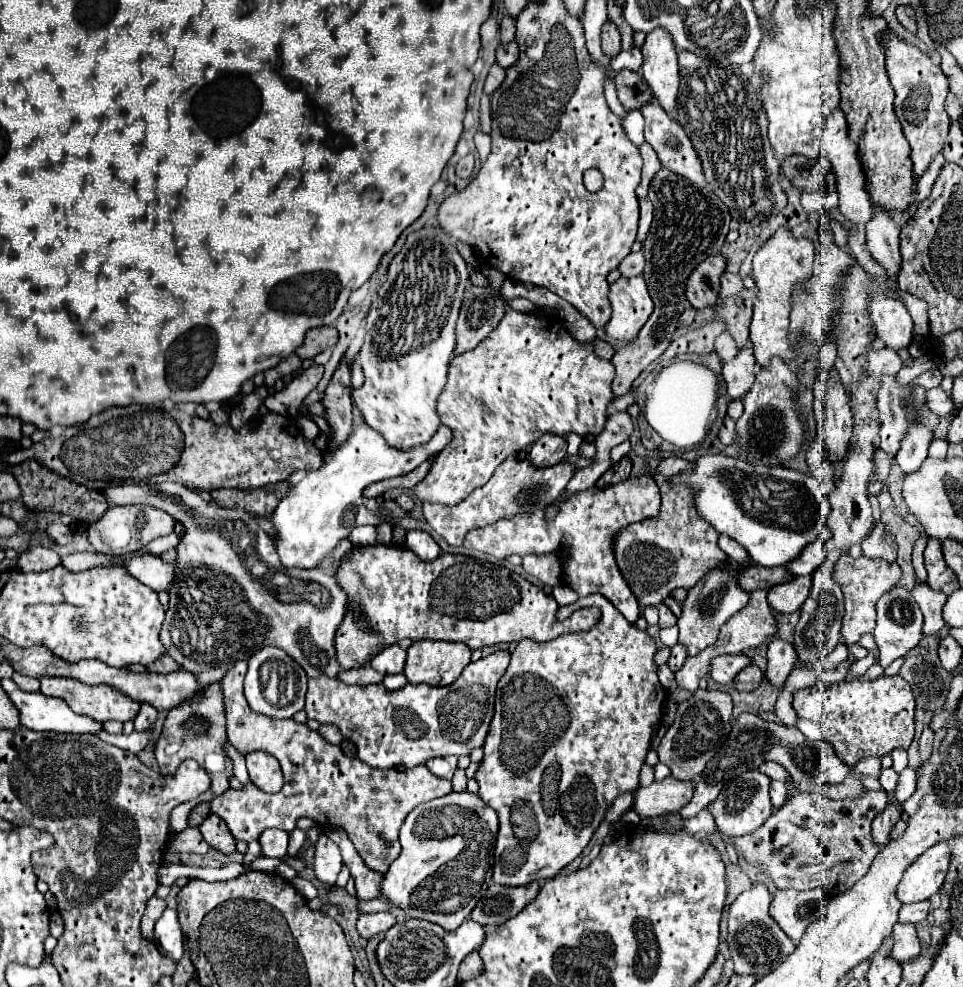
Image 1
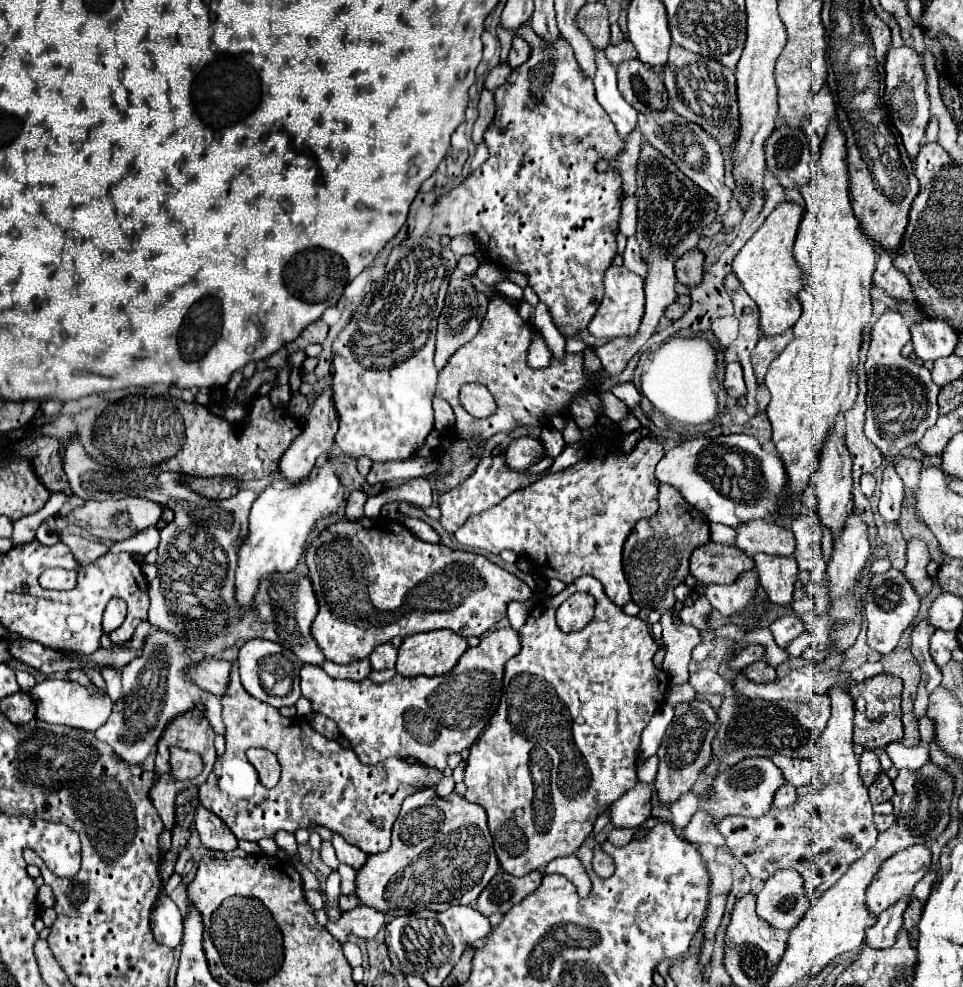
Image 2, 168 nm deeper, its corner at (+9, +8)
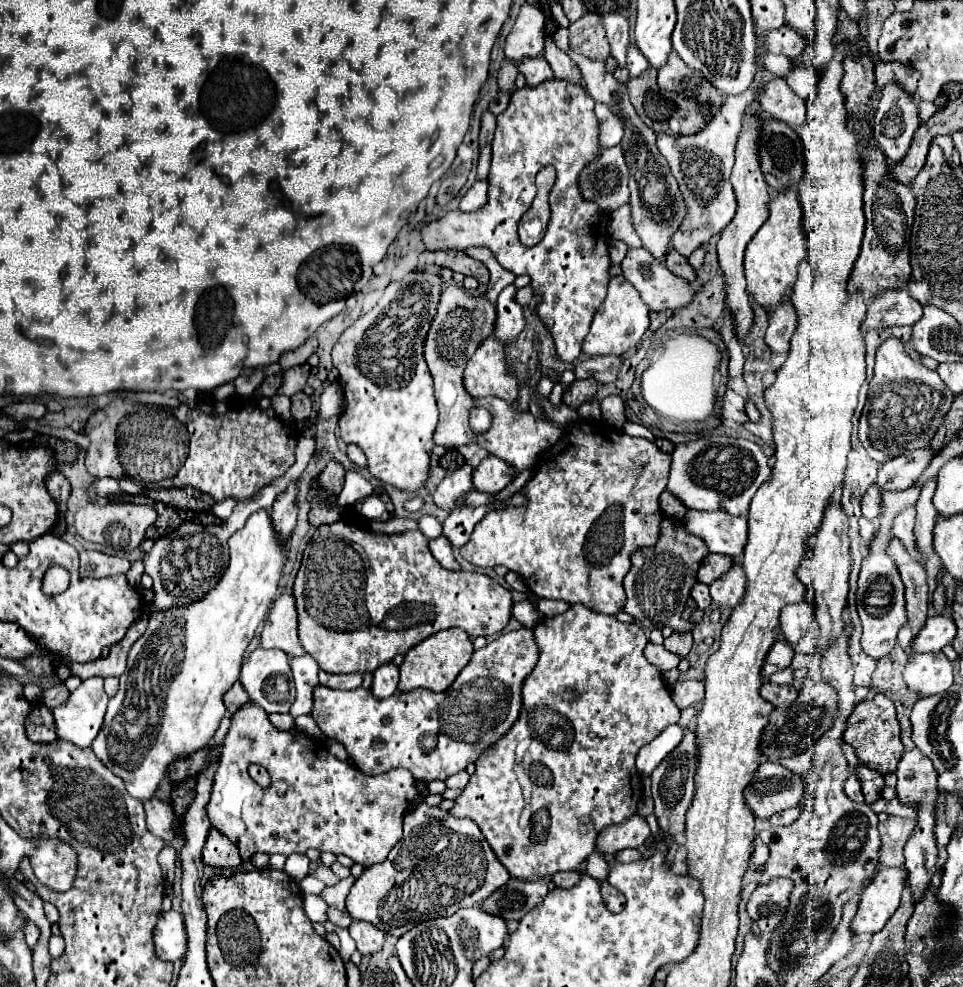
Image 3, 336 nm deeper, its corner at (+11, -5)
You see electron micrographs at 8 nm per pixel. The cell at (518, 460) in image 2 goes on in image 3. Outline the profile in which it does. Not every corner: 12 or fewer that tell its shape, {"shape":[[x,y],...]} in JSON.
{"shape":[[487,456],[473,472],[479,492],[501,492],[515,468]]}

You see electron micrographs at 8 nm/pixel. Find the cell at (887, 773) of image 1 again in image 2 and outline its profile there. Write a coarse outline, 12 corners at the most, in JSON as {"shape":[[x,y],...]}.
{"shape":[[875,751],[859,755],[859,775],[869,787],[881,771]]}

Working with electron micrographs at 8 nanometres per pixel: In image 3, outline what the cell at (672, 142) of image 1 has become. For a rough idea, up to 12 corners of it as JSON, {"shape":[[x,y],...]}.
{"shape":[[727,98],[691,136],[657,134],[689,204],[673,248],[689,258],[735,216],[729,182],[753,100]]}

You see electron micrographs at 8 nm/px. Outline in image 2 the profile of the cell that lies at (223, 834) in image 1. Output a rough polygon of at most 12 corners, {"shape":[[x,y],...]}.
{"shape":[[205,807],[195,825],[201,843],[215,851],[237,849],[231,829]]}

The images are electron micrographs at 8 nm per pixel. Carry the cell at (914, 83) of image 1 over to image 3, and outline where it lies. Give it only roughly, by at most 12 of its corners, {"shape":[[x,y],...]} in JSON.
{"shape":[[901,84],[883,88],[873,136],[893,164],[905,158],[919,110]]}

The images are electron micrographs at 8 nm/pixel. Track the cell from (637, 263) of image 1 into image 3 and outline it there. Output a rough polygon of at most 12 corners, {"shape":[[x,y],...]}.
{"shape":[[645,248],[629,250],[623,276],[653,312],[679,310],[693,286]]}

